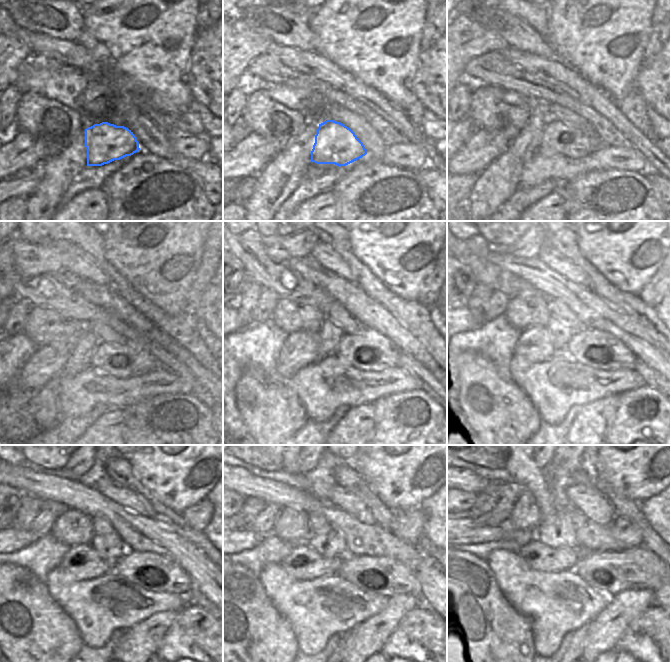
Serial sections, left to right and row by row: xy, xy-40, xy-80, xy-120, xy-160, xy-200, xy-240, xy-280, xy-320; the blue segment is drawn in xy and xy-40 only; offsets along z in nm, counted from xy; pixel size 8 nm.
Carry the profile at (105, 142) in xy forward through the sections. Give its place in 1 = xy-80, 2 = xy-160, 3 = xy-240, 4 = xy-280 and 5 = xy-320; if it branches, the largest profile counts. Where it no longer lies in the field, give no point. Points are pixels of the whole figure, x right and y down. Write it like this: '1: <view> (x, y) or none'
1: xy-80 (579, 146)
2: xy-160 (368, 350)
3: xy-240 (154, 573)
4: xy-280 (383, 575)
5: xy-320 (610, 573)

